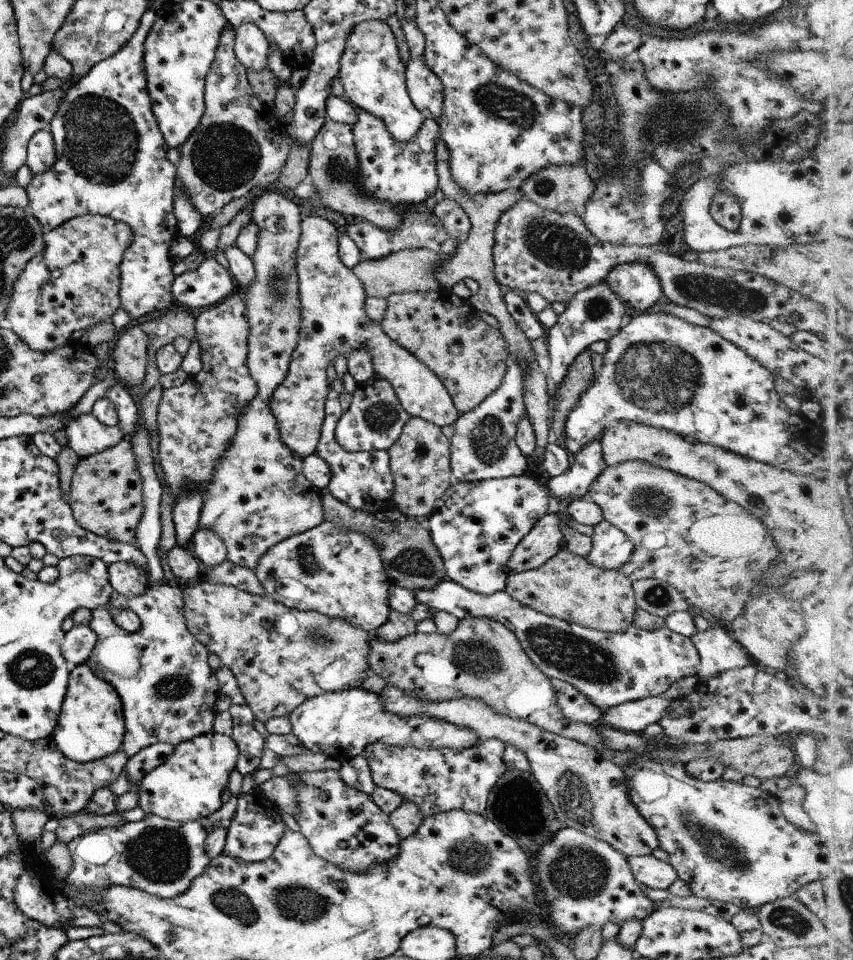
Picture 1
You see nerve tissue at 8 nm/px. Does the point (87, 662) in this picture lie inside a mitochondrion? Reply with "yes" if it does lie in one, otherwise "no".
no

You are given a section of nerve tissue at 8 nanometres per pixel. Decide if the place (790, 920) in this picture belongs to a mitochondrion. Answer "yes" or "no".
yes

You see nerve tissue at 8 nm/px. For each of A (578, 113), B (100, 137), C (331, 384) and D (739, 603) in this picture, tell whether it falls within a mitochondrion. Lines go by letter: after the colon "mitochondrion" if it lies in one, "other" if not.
A: other
B: mitochondrion
C: other
D: other

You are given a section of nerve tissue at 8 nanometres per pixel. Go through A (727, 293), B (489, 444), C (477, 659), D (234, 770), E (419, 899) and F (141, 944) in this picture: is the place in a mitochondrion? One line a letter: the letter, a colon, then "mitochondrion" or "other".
A: mitochondrion
B: mitochondrion
C: mitochondrion
D: other
E: other
F: other

